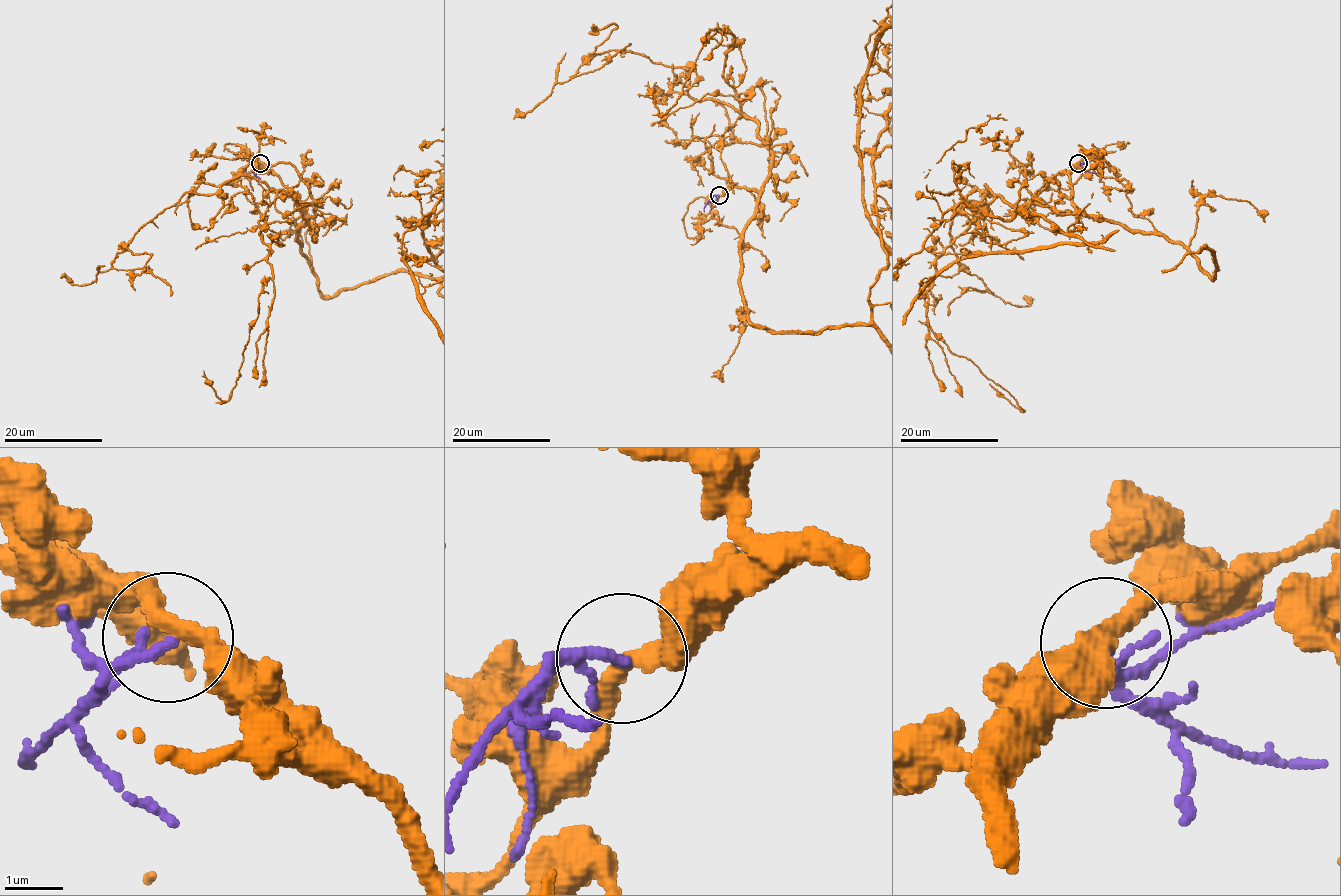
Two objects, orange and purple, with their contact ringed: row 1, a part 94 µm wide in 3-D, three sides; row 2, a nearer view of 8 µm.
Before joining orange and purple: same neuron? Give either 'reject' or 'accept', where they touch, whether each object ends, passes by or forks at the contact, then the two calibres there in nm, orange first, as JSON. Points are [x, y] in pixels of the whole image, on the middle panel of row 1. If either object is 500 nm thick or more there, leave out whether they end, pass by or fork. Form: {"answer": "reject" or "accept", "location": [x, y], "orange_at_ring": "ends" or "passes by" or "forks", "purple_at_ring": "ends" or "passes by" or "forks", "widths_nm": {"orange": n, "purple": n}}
{"answer": "reject", "location": [719, 195], "orange_at_ring": "passes by", "purple_at_ring": "passes by", "widths_nm": {"orange": 320, "purple": 150}}

